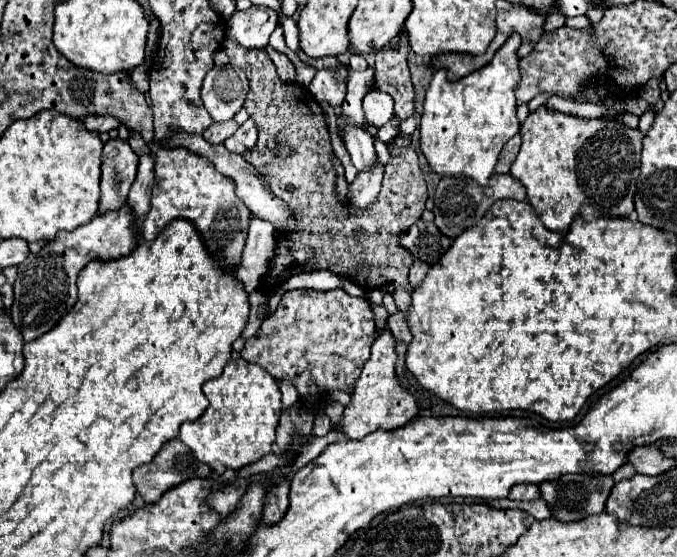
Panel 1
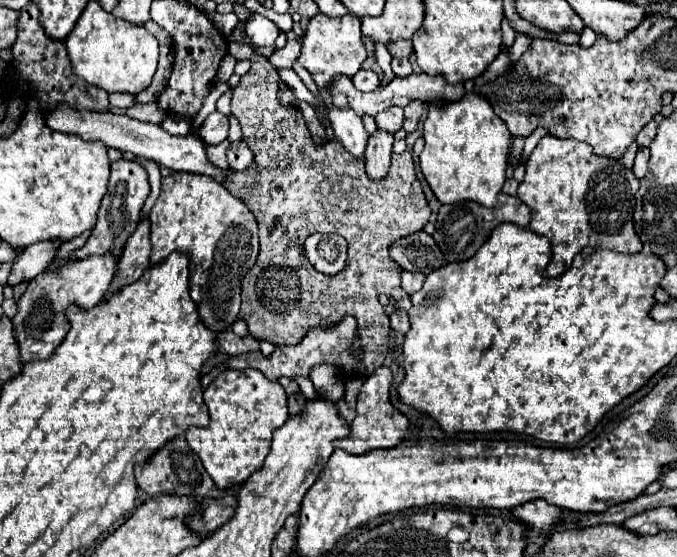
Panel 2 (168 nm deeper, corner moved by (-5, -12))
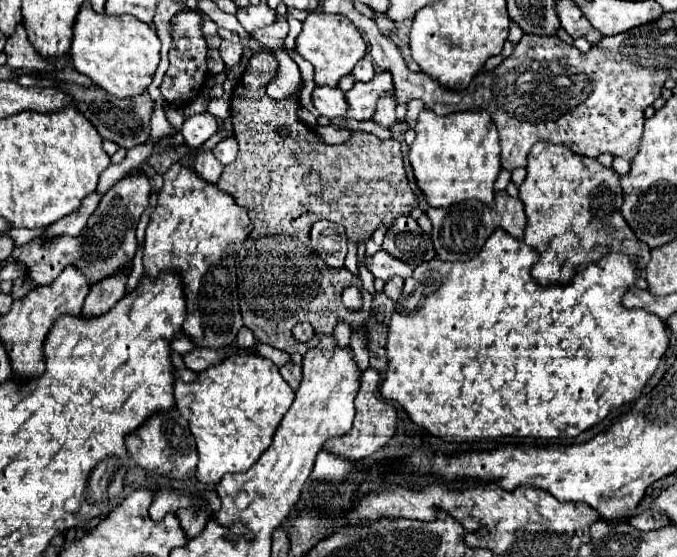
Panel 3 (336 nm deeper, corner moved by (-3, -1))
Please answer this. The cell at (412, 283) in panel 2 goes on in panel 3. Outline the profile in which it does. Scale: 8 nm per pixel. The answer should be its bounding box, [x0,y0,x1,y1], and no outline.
[363,249,413,279]

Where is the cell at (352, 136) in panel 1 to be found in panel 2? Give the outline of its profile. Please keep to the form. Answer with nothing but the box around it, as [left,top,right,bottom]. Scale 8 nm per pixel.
[327,108,367,156]

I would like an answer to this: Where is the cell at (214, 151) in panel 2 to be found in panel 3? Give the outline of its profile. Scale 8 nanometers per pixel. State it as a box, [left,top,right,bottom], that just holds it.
[193,149,223,183]

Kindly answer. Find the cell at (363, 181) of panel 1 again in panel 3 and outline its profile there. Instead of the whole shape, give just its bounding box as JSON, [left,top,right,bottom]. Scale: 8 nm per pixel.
[371,93,395,127]

